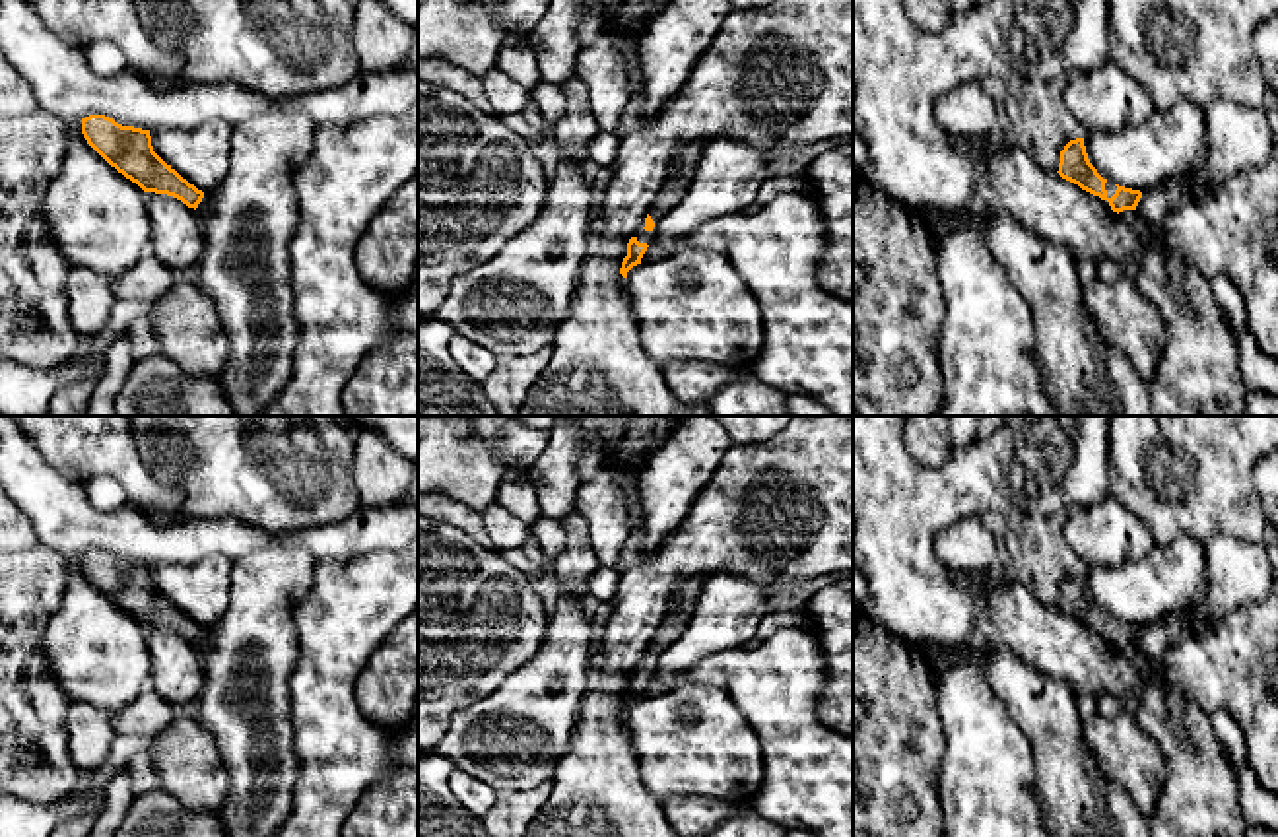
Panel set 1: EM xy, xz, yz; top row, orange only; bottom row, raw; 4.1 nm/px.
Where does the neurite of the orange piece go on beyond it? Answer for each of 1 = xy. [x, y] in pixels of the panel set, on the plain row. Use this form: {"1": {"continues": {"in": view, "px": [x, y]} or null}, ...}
{"1": {"continues": null}}

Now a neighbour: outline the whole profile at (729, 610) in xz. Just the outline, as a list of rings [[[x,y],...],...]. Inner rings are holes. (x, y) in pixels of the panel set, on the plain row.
[[[734,573],[707,577],[684,633],[649,666],[653,676],[668,687],[701,658],[713,656],[719,651],[744,647],[756,637],[761,619],[769,614],[767,598],[773,592],[775,586],[759,585]]]

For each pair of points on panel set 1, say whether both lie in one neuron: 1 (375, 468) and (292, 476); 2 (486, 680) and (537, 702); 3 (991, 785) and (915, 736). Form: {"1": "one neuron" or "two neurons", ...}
{"1": "two neurons", "2": "two neurons", "3": "two neurons"}

